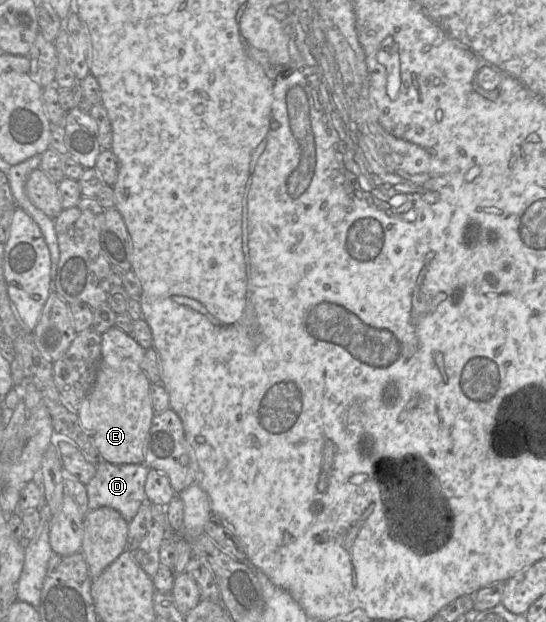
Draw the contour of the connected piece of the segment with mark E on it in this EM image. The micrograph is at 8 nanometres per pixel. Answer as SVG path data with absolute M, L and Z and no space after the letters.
M116 326L101 334L101 360L93 385L77 416L102 461L139 464L145 459L148 433L154 417L150 381L142 369L145 349Z

